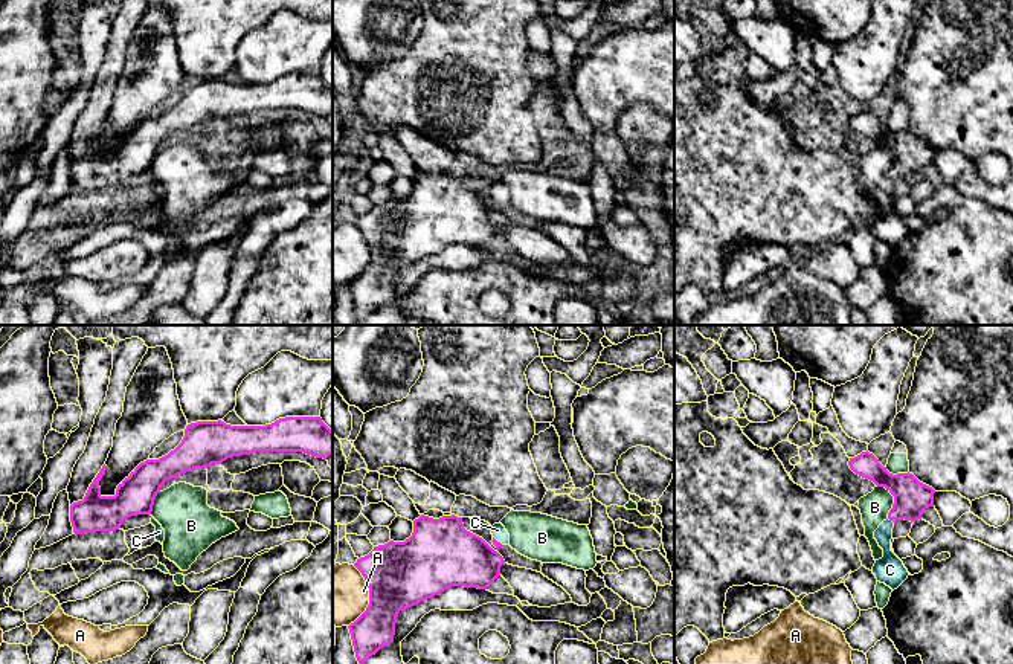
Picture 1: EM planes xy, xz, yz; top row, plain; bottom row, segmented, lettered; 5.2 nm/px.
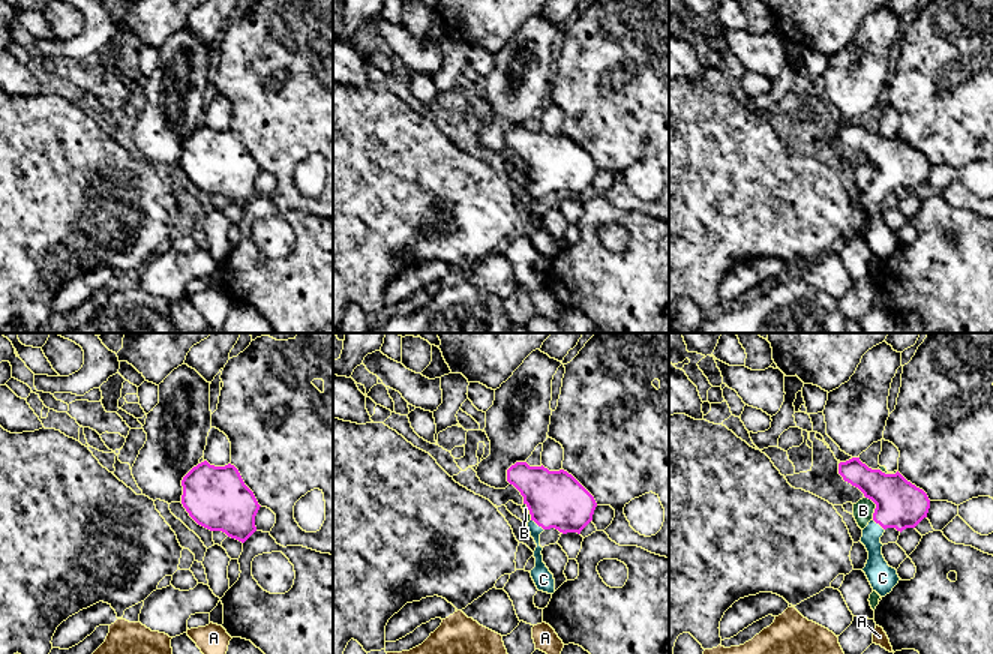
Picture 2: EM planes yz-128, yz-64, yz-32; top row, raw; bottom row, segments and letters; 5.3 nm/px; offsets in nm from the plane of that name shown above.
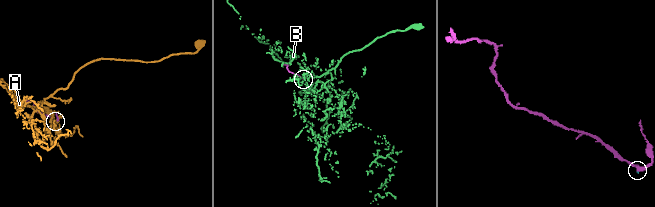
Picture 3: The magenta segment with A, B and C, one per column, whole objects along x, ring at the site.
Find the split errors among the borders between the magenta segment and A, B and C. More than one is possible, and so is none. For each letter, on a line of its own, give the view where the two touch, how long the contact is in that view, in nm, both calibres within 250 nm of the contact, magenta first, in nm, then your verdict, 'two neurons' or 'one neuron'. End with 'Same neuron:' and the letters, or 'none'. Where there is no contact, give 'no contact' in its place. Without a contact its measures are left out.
A: xz | 320 nm | 360/300 nm | two neurons
B: yz | 200 nm | 190/160 nm | two neurons
C: yz | 50 nm | 190/140 nm | one neuron
Same neuron: C

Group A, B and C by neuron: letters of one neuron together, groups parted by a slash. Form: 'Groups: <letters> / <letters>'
Groups: A / B / C

